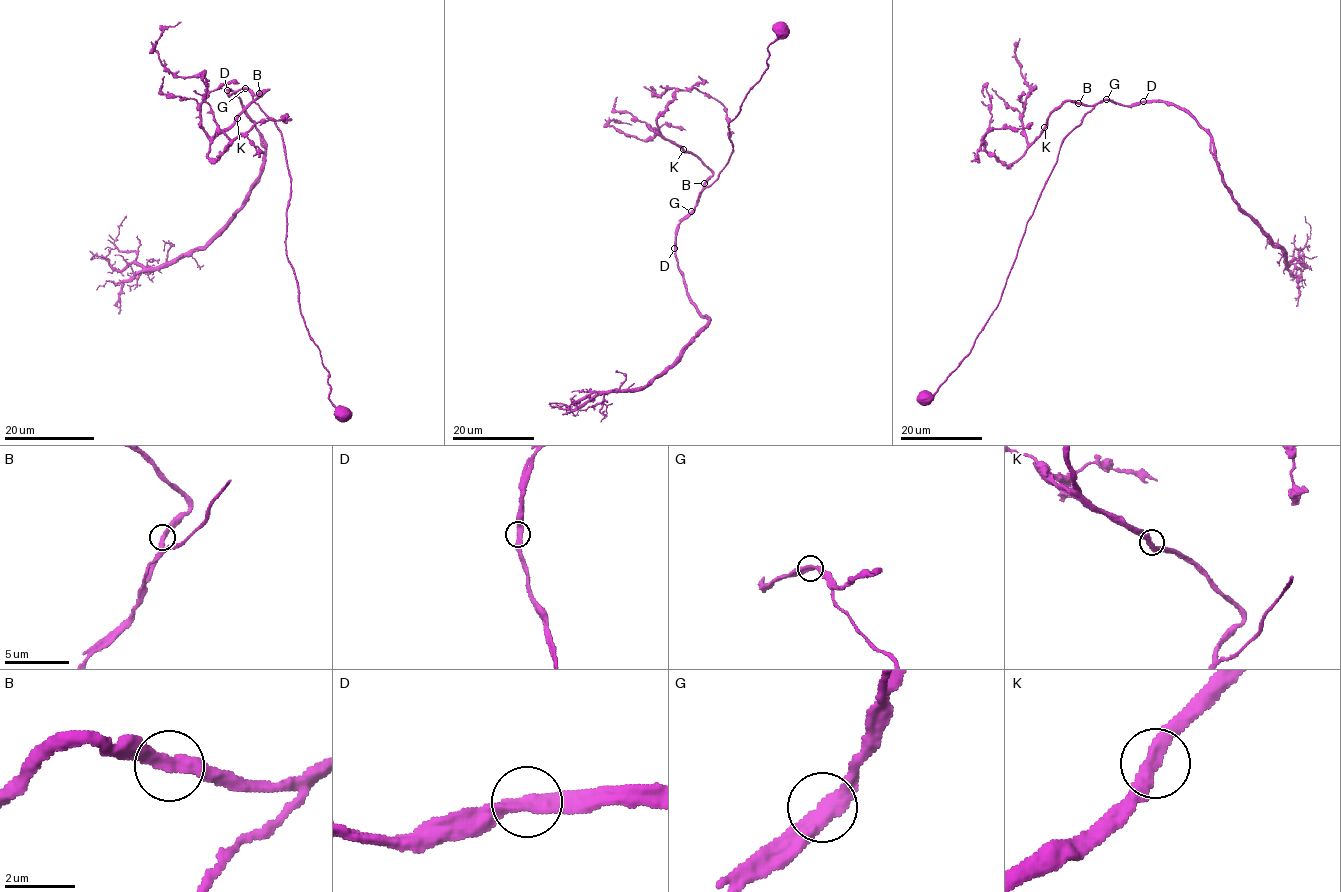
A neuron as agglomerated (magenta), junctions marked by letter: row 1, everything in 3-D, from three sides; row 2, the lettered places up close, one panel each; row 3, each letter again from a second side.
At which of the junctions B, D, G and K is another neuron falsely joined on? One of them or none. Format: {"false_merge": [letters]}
{"false_merge": []}

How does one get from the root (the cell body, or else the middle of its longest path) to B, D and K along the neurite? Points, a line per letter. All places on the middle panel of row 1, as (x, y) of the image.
B: (684, 217), (694, 208), (704, 183)
D: (684, 217), (679, 224), (674, 248)
K: (684, 217), (694, 208), (703, 183), (712, 172), (695, 154), (683, 149)

